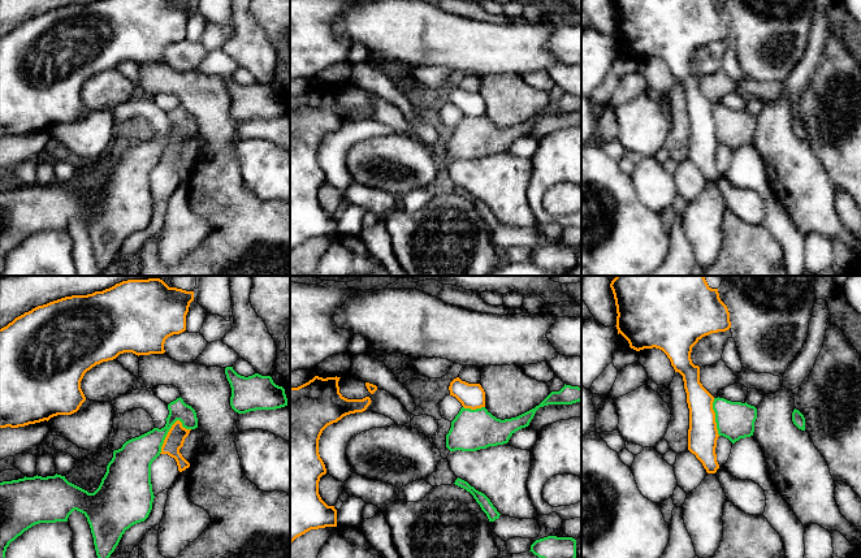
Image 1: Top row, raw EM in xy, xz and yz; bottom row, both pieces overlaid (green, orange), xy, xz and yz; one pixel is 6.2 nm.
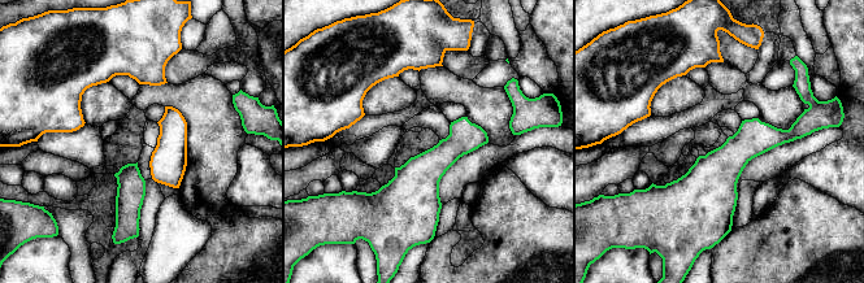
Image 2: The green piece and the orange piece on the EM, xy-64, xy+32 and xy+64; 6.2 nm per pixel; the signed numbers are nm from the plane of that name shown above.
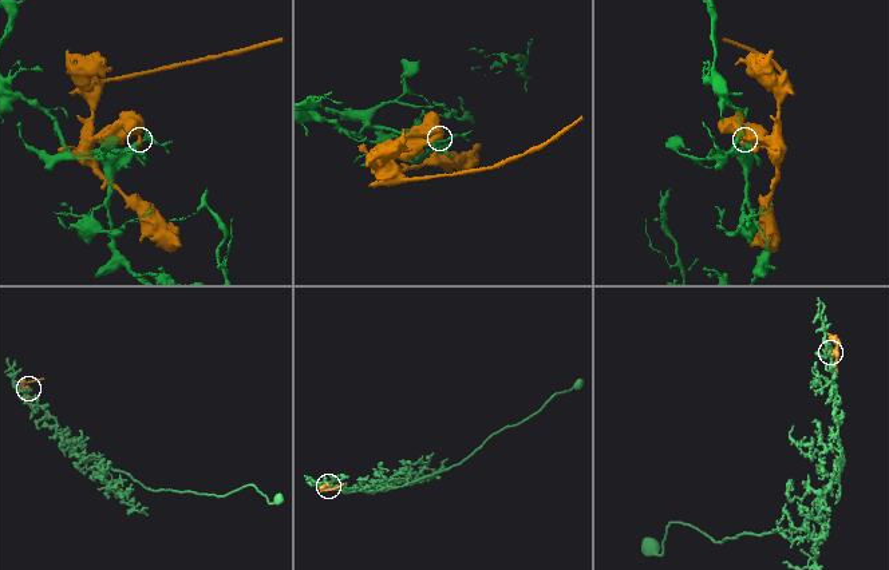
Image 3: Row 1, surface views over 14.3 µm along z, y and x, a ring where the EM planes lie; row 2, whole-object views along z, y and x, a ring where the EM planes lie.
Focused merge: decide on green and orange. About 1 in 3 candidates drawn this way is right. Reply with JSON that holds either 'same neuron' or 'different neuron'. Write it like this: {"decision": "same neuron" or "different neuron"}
{"decision": "different neuron"}

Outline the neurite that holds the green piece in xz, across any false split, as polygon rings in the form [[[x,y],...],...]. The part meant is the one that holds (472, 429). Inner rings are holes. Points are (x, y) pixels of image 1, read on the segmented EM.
[[[564,384],[559,392],[551,392],[535,408],[511,419],[497,419],[485,407],[476,410],[462,407],[446,434],[446,447],[450,451],[476,451],[507,444],[516,431],[529,425],[540,407],[548,405],[572,405],[580,401],[581,388]]]

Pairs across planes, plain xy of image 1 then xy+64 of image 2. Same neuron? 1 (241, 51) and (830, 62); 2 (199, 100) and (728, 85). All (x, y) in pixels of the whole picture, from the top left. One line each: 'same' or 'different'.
1: same
2: same

